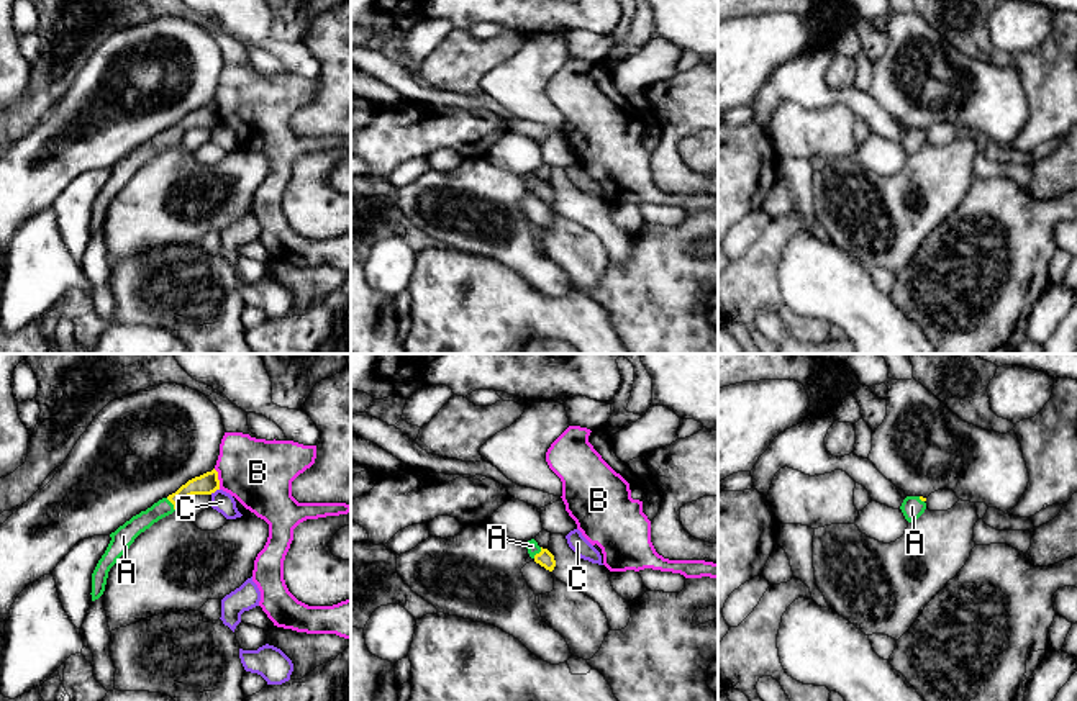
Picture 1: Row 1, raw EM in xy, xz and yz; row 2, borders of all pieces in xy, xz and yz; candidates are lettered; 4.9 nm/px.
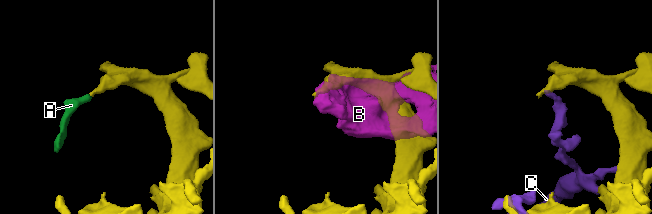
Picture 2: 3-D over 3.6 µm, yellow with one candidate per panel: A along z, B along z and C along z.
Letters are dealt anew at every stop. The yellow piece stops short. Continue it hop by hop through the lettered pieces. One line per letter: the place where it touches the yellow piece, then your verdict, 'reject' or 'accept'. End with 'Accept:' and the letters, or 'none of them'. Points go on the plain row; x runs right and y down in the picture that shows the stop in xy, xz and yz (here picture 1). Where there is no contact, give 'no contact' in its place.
A: contact xy (172, 136); accept
B: contact xy (217, 112); reject
C: contact xy (213, 125); reject
Accept: A

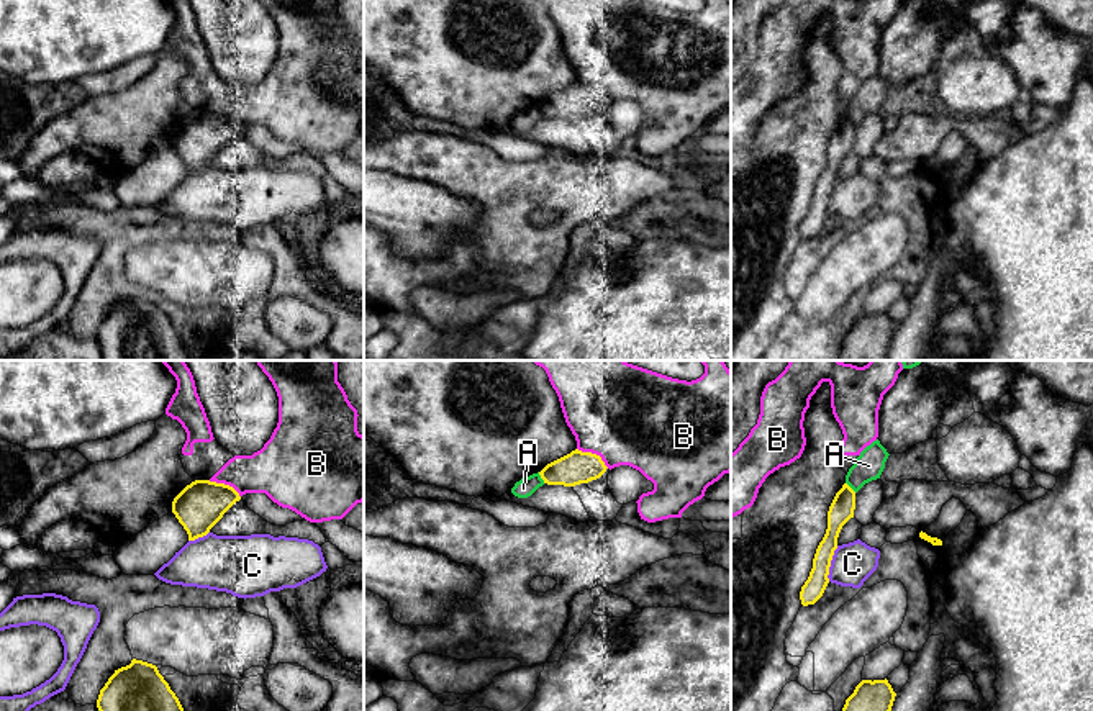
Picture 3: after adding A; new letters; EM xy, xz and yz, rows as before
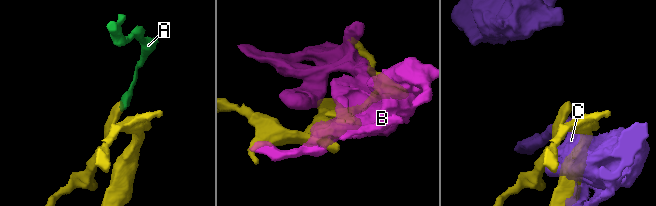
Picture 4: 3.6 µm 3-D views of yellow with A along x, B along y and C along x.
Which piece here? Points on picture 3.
A: contact xz (541, 110); reject
B: contact xz (594, 87); reject
C: contact yz (829, 197); reject
Accept: none of them

